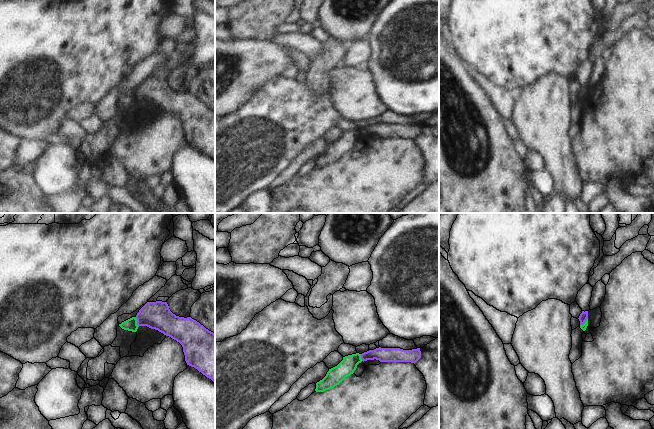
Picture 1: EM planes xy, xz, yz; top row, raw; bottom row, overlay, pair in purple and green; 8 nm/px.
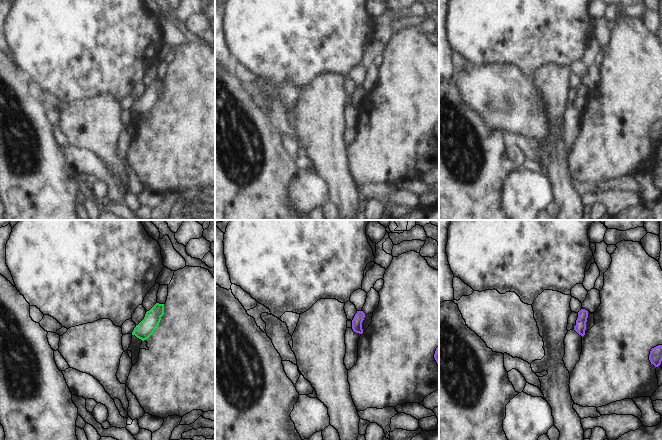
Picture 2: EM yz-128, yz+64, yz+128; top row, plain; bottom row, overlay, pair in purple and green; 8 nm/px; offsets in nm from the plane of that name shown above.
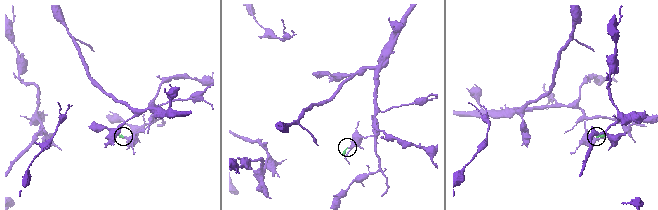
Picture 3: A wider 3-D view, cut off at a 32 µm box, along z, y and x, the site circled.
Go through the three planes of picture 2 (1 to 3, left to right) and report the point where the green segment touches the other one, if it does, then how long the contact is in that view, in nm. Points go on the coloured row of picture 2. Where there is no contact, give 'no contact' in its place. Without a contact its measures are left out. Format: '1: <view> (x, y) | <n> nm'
1: no contact
2: no contact
3: no contact

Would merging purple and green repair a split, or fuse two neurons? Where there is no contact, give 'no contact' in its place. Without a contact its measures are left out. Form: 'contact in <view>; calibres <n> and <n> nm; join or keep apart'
contact in xy; calibres 220 and 100 nm; keep apart

